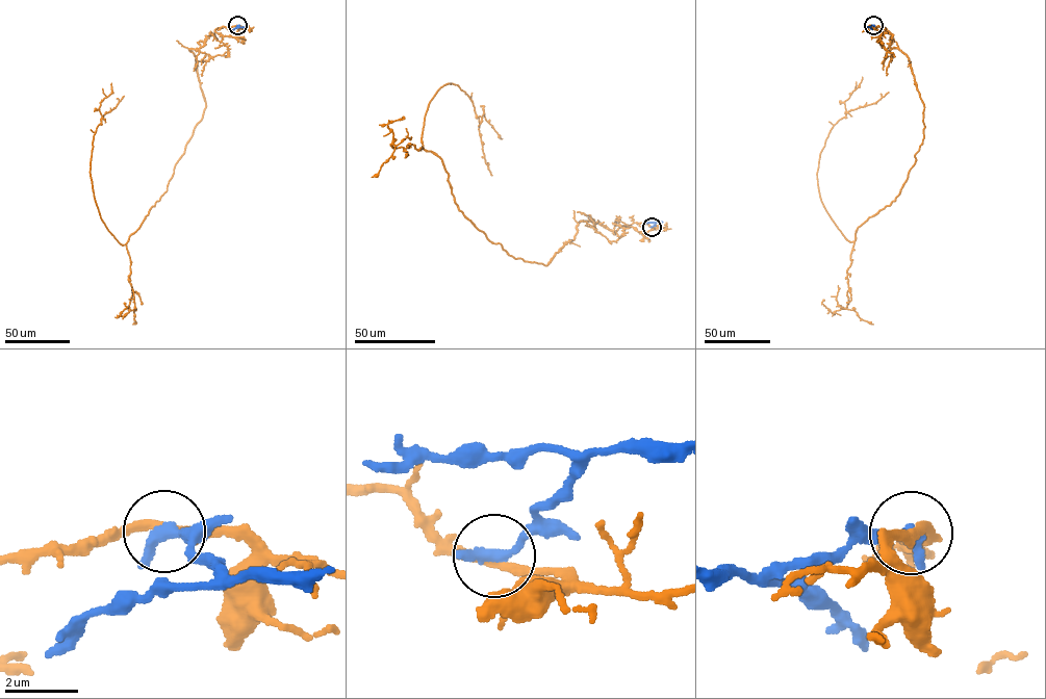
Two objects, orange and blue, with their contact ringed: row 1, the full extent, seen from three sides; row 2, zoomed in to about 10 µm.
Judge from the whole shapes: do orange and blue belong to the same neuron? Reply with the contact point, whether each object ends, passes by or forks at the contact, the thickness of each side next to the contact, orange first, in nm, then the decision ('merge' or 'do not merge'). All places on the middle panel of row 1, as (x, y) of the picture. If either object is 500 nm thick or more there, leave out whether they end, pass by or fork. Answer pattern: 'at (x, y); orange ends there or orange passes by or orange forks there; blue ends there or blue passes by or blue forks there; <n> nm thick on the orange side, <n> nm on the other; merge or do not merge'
at (652, 227); orange passes by; blue ends there; 240 nm thick on the orange side, 400 nm on the other; do not merge

